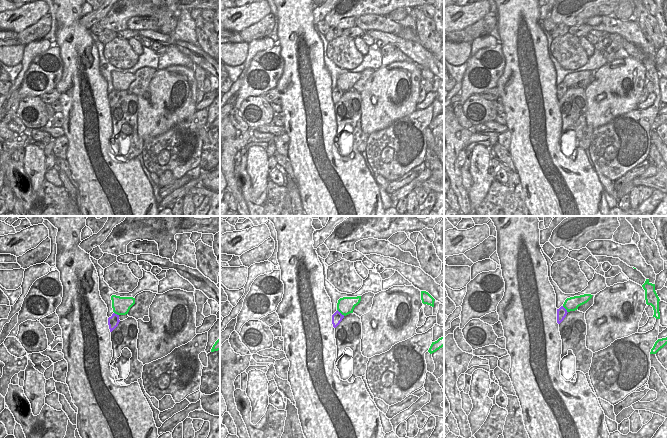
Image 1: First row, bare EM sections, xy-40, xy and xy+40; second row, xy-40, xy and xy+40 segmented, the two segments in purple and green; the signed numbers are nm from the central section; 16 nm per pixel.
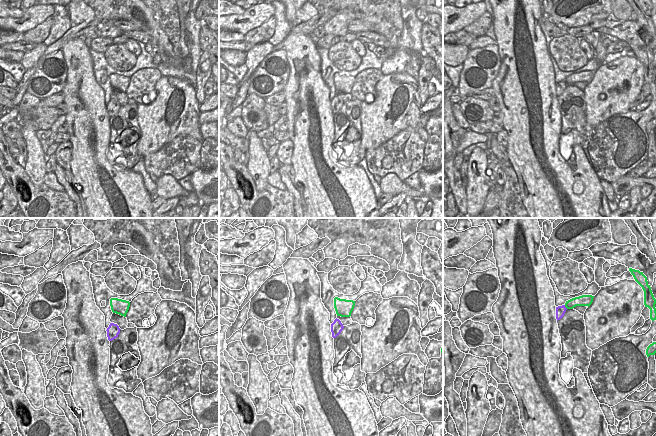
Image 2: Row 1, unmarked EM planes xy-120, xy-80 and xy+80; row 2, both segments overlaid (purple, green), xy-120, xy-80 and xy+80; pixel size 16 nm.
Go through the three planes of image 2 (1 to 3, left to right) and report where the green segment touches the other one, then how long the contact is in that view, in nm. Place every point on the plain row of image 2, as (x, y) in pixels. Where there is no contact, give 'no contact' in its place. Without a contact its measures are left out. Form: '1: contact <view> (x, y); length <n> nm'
1: no contact
2: no contact
3: contact xy+80 (565, 83); length 80 nm

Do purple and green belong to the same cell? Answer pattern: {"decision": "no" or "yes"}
{"decision": "no"}

